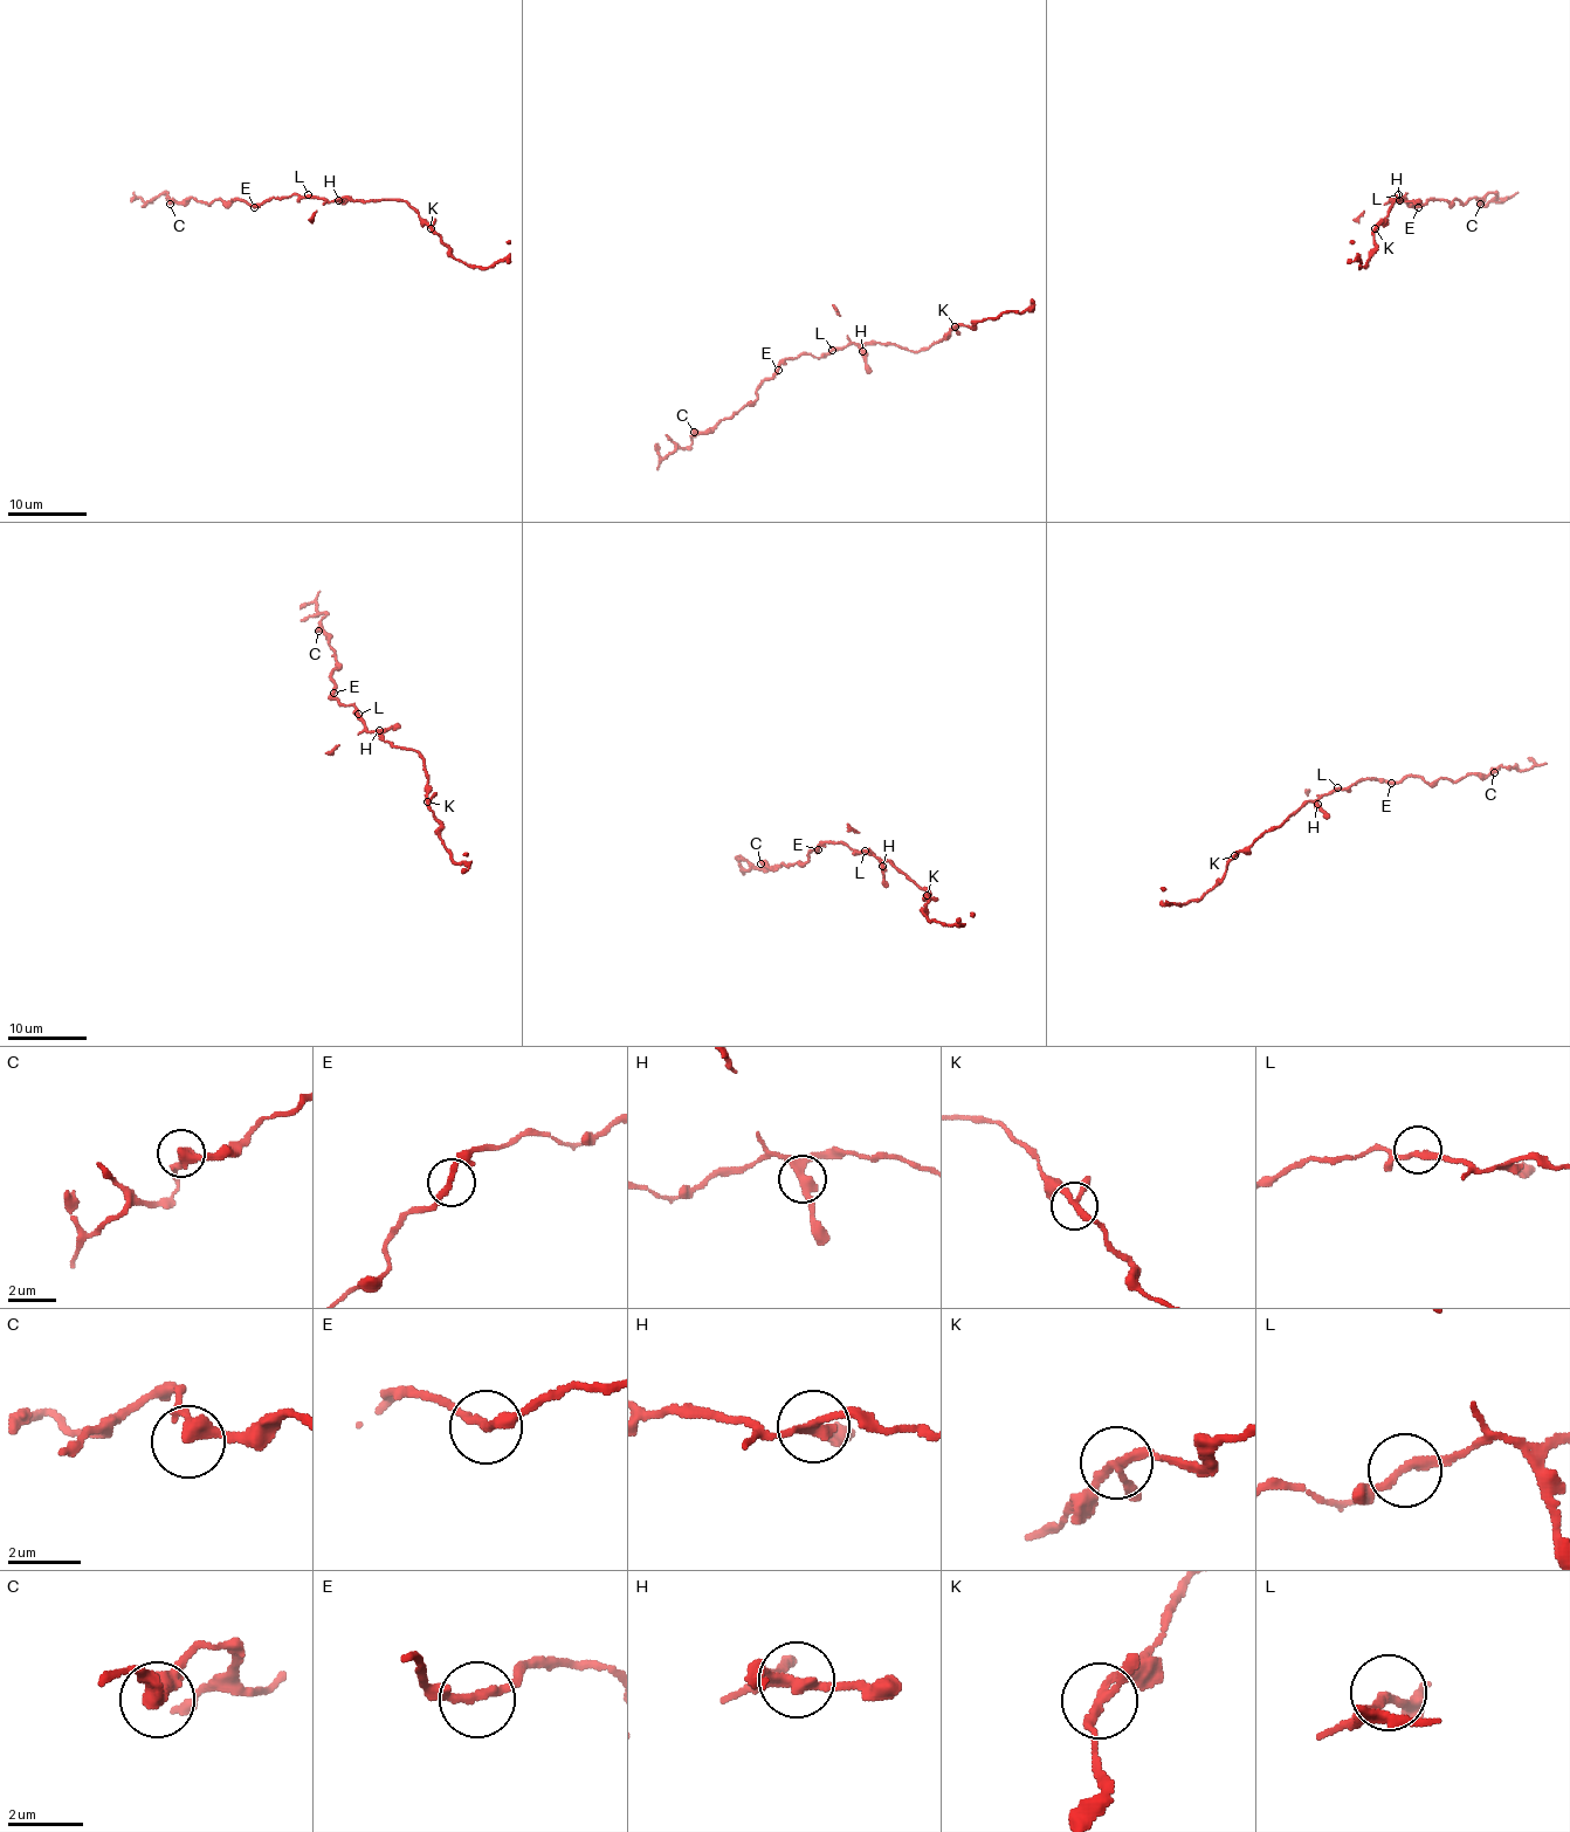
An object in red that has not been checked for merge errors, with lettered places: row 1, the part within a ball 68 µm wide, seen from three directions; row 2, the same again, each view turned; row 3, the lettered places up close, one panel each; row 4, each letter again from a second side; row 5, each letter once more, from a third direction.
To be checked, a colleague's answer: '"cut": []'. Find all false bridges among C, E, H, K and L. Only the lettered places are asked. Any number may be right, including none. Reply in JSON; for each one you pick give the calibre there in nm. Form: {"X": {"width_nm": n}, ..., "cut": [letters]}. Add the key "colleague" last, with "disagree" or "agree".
{"cut": [], "colleague": "agree"}

